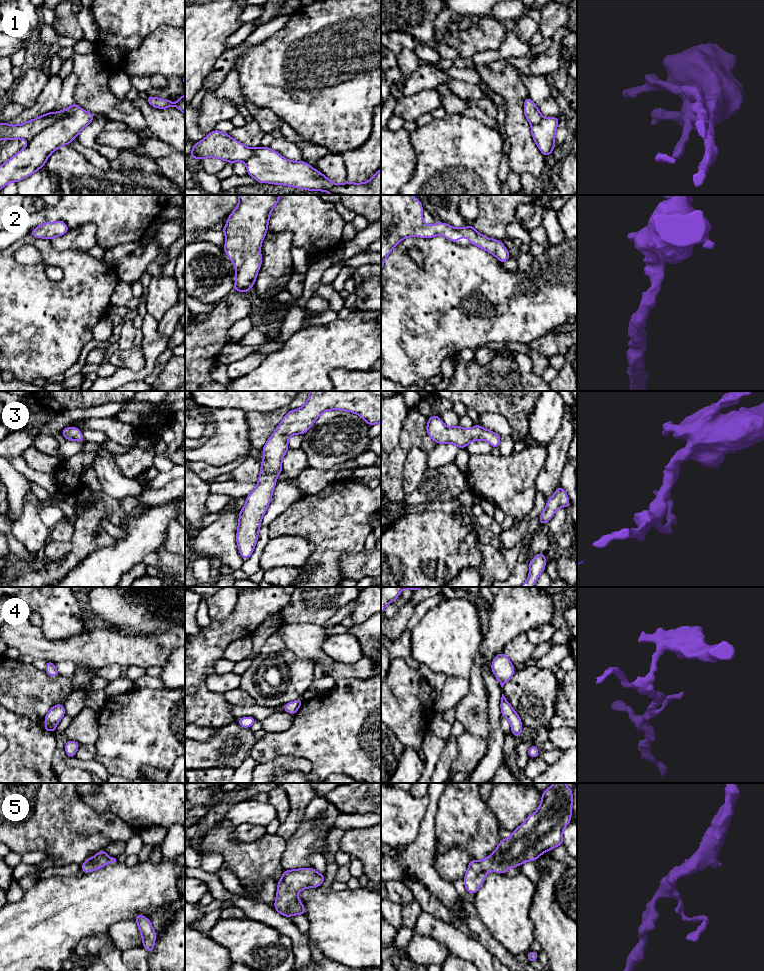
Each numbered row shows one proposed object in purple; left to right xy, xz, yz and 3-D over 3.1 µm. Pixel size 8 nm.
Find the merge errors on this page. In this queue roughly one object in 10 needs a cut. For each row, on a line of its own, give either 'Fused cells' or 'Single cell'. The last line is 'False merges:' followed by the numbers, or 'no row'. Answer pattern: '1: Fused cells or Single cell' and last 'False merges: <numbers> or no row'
1: Fused cells
2: Single cell
3: Single cell
4: Single cell
5: Single cell
False merges: 1

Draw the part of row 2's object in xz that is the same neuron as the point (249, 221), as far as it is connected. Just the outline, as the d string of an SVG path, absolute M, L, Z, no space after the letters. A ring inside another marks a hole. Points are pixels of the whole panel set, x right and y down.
M238 195L239 203L235 210L227 217L223 228L227 238L223 246L228 258L233 262L236 271L236 281L233 291L248 293L255 286L255 279L262 265L261 245L267 234L270 214L280 200L280 195Z

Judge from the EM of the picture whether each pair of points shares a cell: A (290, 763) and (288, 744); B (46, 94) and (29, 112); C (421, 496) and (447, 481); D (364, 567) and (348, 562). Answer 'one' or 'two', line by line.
A: two
B: one
C: one
D: one

